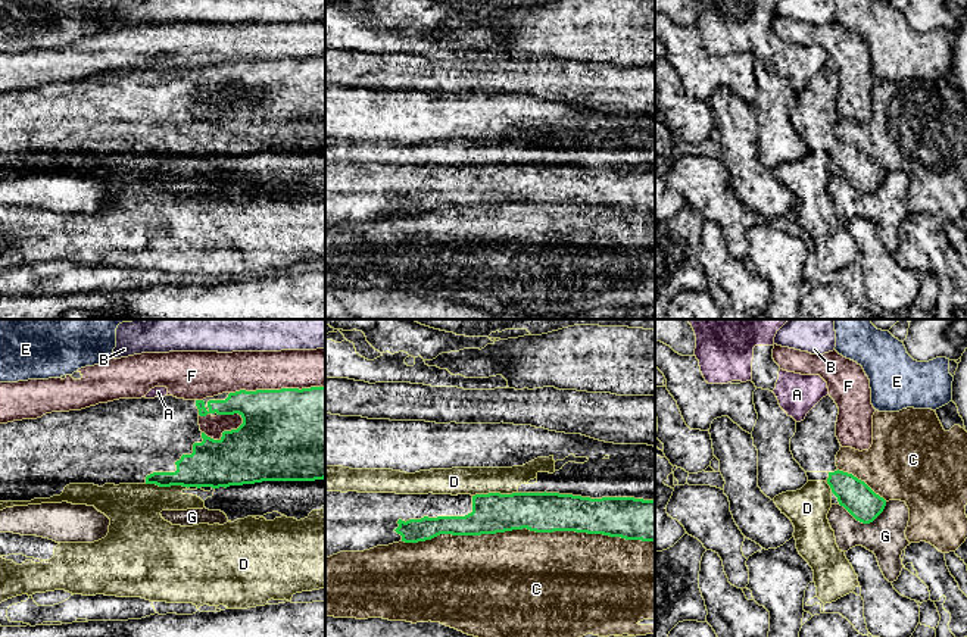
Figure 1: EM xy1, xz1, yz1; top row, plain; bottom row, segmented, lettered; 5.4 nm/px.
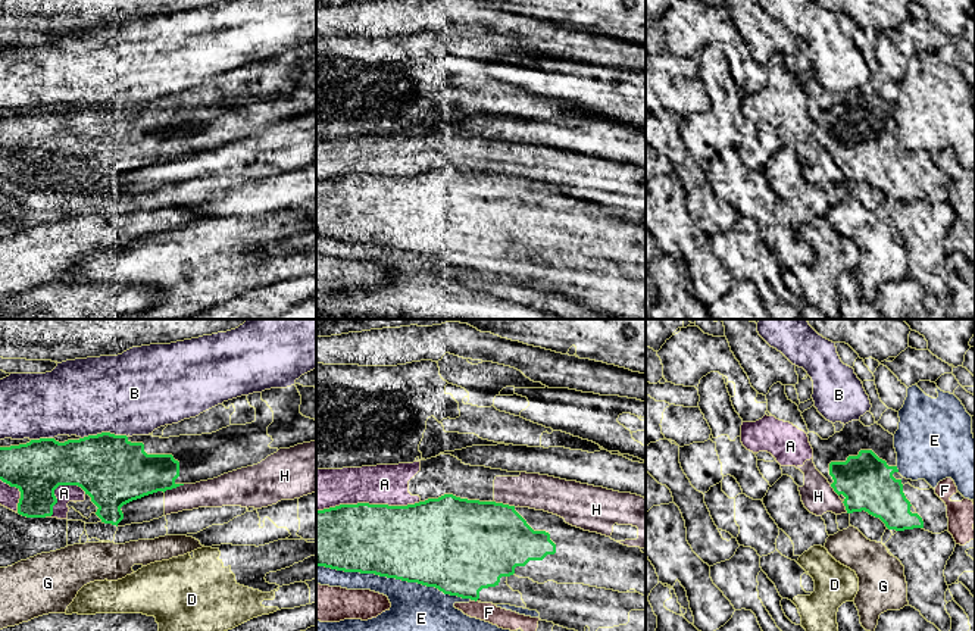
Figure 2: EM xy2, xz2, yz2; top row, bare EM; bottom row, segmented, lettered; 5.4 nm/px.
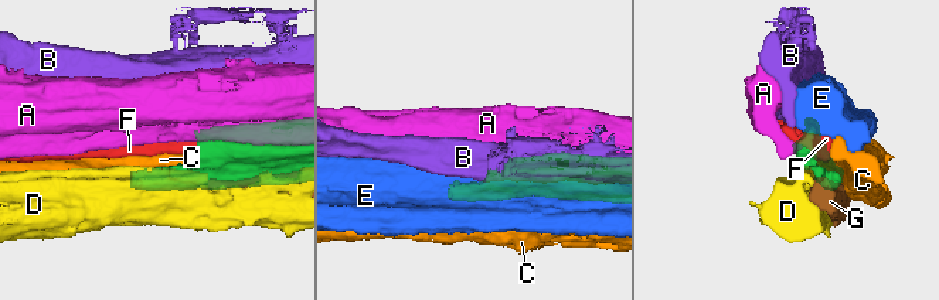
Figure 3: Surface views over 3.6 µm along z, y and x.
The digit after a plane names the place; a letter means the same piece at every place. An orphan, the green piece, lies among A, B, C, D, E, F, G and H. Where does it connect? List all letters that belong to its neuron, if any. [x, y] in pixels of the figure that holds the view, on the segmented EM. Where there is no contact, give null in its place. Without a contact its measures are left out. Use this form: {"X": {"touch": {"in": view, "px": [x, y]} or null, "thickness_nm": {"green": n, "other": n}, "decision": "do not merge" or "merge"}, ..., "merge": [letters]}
{"A": {"touch": {"in": "xz2", "px": [368, 503]}, "thickness_nm": {"green": 400, "other": 220}, "decision": "do not merge"}, "B": {"touch": {"in": "xy2", "px": [103, 433]}, "thickness_nm": {"green": 380, "other": 440}, "decision": "do not merge"}, "C": {"touch": {"in": "xz1", "px": [527, 528]}, "thickness_nm": {"green": 220, "other": 480}, "decision": "do not merge"}, "D": {"touch": {"in": "xz1", "px": [495, 493]}, "thickness_nm": {"green": 220, "other": 150}, "decision": "do not merge"}, "E": {"touch": {"in": "xz2", "px": [397, 578]}, "thickness_nm": {"green": 440, "other": 260}, "decision": "do not merge"}, "F": {"touch": {"in": "xy1", "px": [277, 390]}, "thickness_nm": {"green": 500, "other": 220}, "decision": "do not merge"}, "G": {"touch": {"in": "yz1", "px": [864, 522]}, "thickness_nm": {"green": 180, "other": 220}, "decision": "do not merge"}, "H": {"touch": {"in": "xz2", "px": [505, 505]}, "thickness_nm": {"green": 440, "other": 190}, "decision": "do not merge"}, "merge": []}

